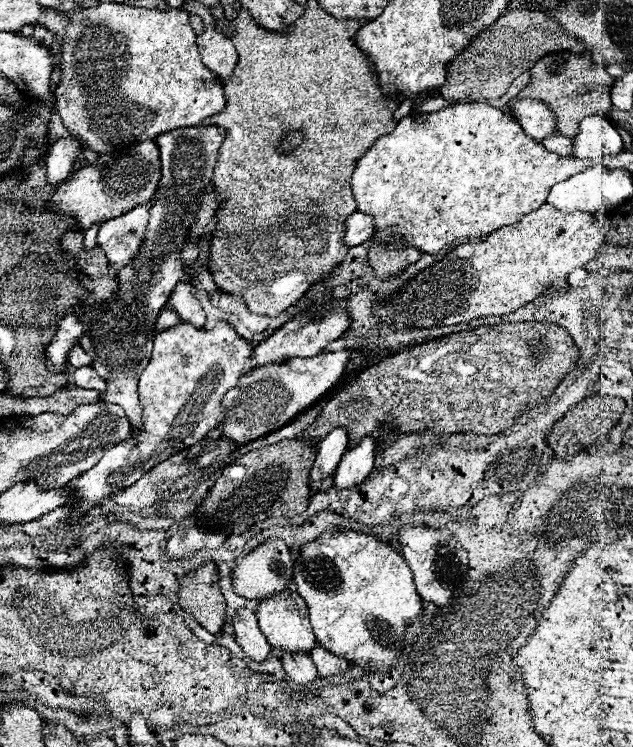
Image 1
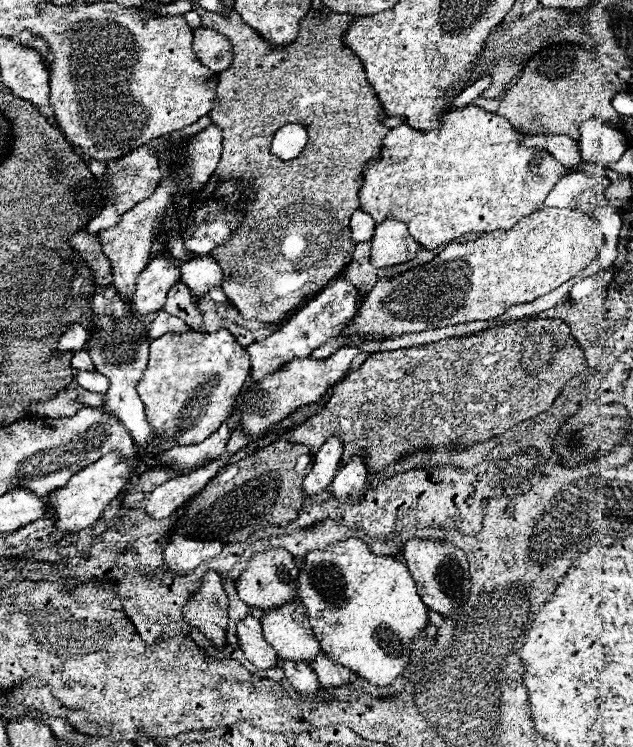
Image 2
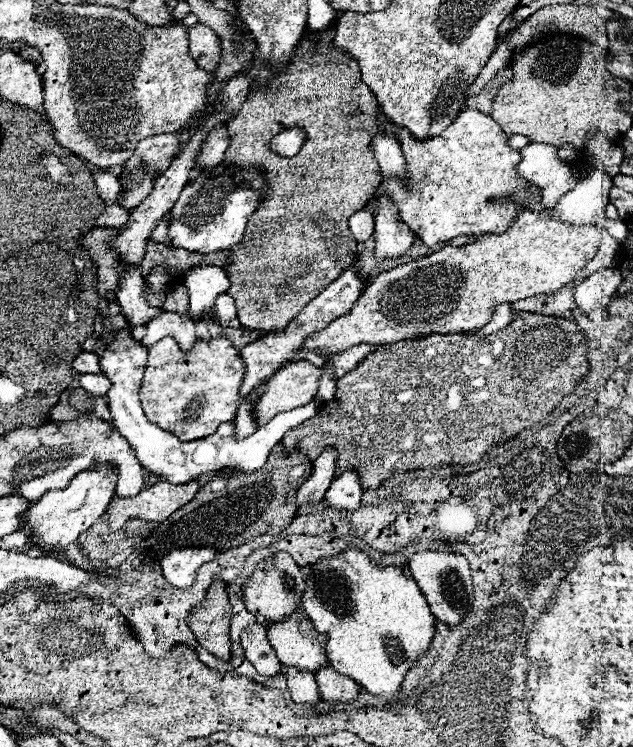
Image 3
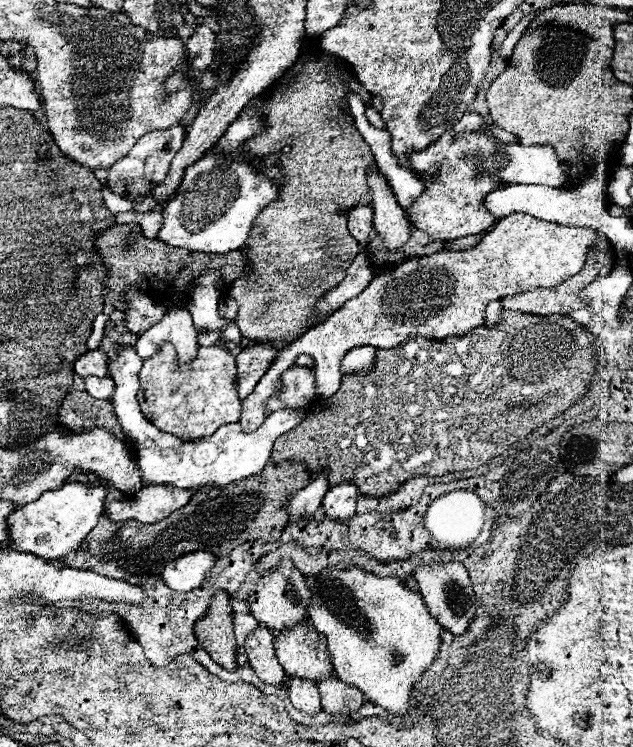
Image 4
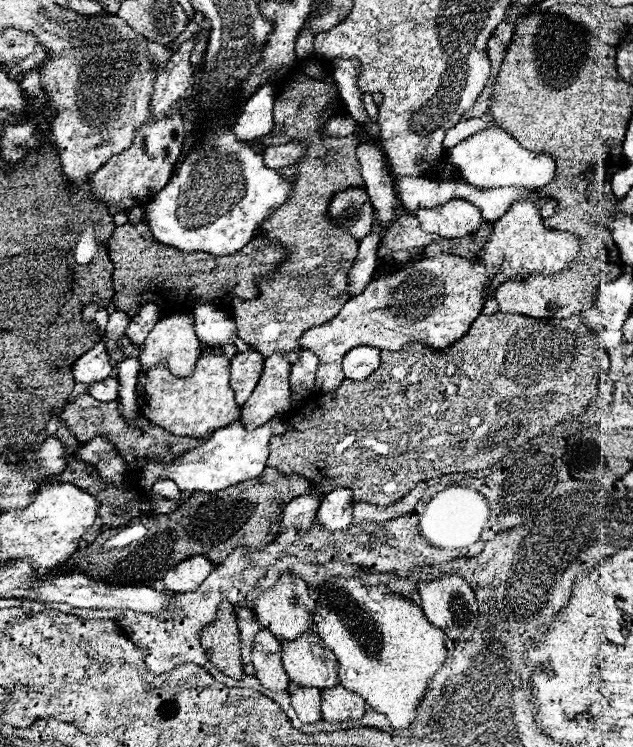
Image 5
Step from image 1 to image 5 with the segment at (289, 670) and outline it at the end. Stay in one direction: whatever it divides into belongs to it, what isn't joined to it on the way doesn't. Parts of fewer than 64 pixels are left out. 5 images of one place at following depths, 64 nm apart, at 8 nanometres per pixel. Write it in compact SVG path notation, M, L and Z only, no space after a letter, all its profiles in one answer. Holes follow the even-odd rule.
M300 686L290 692L290 700L292 700L292 708L296 710L302 722L318 722L322 718L320 690L310 688L310 686Z

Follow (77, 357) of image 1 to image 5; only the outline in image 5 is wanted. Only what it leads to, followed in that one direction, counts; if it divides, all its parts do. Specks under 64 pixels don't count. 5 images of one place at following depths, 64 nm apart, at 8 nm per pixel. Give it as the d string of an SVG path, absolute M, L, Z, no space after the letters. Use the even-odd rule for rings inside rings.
M98 342L92 350L88 350L84 356L80 356L74 366L72 366L72 372L74 372L74 378L82 384L92 384L96 380L104 380L112 374L112 362L104 350L104 344Z

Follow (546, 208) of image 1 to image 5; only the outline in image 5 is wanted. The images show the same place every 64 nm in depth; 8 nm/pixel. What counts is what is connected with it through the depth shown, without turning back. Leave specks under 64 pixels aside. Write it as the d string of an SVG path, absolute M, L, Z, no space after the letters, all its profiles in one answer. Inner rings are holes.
M522 200L494 222L492 234L478 256L462 258L438 254L408 262L392 276L372 280L366 290L350 298L330 322L310 328L300 338L298 350L310 350L320 360L316 390L326 394L340 386L344 380L344 374L340 374L342 358L350 348L360 344L396 352L402 344L418 340L436 350L448 348L470 330L472 322L482 314L484 304L494 298L504 282L528 276L556 276L576 260L580 244L580 236L572 232L546 228L534 204ZM284 352L266 358L264 372L252 396L242 404L242 418L246 430L266 424L276 412L288 412L291 406L289 373L290 362Z

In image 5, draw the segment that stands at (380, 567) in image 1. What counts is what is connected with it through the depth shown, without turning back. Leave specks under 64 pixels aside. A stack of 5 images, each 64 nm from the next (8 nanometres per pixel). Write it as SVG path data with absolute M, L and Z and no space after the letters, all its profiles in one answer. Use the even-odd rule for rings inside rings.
M334 576L318 592L314 622L318 636L336 654L340 684L360 694L370 708L386 714L392 728L402 730L412 726L416 720L416 706L422 700L430 678L444 664L446 658L444 632L434 624L430 624L422 608L414 600L390 592L386 584L376 584L366 588L364 582L358 578Z

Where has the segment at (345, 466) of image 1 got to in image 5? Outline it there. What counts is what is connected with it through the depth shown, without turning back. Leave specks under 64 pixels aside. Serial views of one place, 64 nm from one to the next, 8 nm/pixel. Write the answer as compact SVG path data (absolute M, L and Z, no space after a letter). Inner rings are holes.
M336 488L324 496L318 508L318 524L328 530L344 530L352 522L352 490Z

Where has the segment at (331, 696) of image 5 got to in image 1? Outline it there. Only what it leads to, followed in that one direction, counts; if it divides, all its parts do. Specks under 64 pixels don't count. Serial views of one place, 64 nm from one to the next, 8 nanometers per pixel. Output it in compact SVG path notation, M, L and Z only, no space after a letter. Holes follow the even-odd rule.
M316 644L310 654L312 654L312 660L314 660L314 664L318 668L318 674L322 678L330 678L330 676L334 676L338 672L344 672L348 668L348 660L346 658L328 652L320 644Z

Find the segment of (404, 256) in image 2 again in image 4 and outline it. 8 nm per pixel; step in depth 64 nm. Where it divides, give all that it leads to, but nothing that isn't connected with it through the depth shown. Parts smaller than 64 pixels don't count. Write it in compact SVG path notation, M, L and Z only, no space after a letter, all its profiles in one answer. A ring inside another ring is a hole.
M370 172L368 174L368 184L372 188L372 204L374 204L374 230L376 234L382 238L382 250L394 252L394 250L402 250L406 246L406 242L410 240L410 224L404 218L404 210L402 206L396 202L392 188L388 186L386 178L380 172Z

